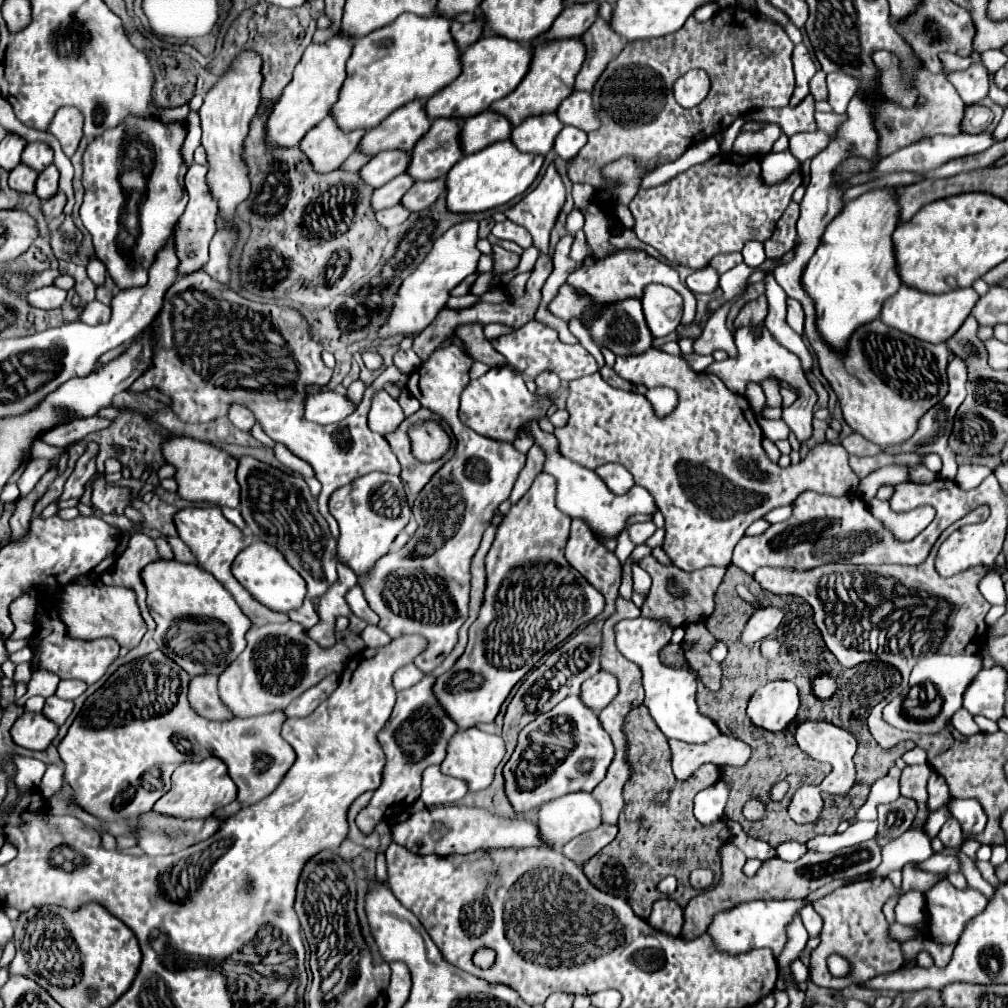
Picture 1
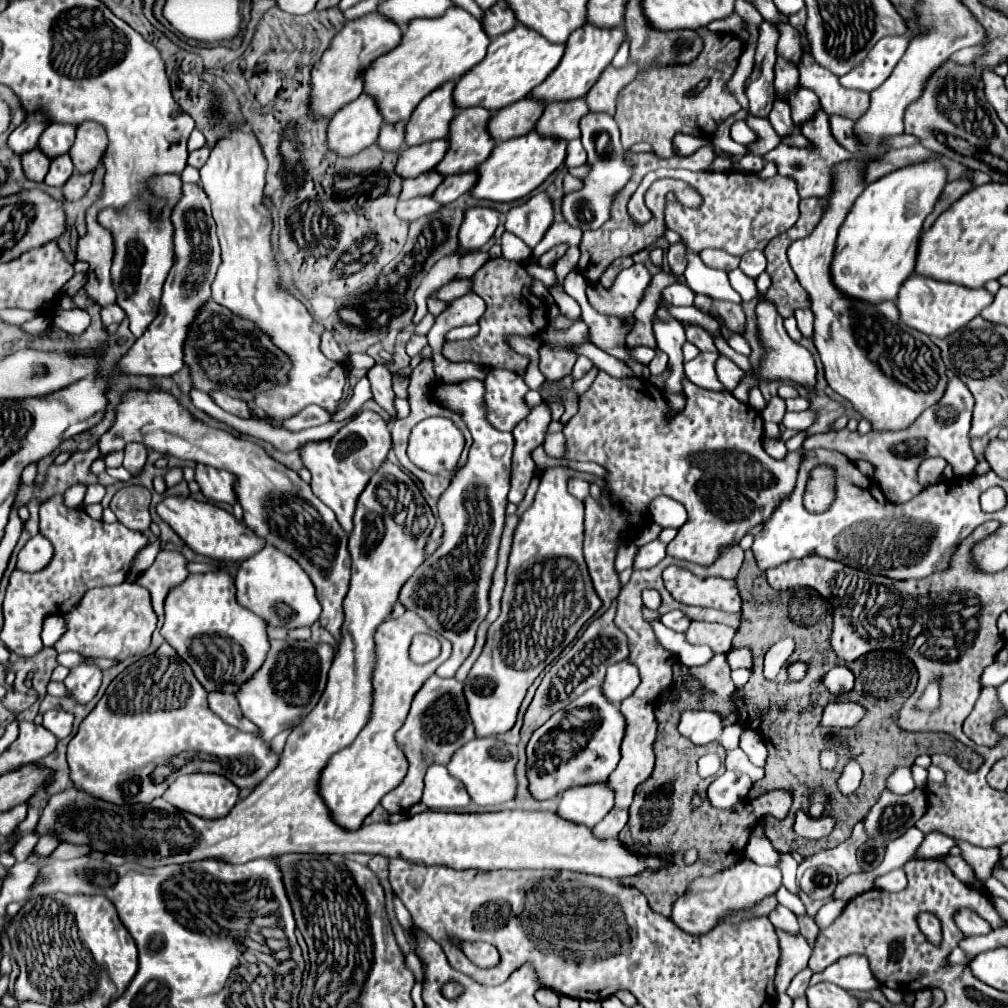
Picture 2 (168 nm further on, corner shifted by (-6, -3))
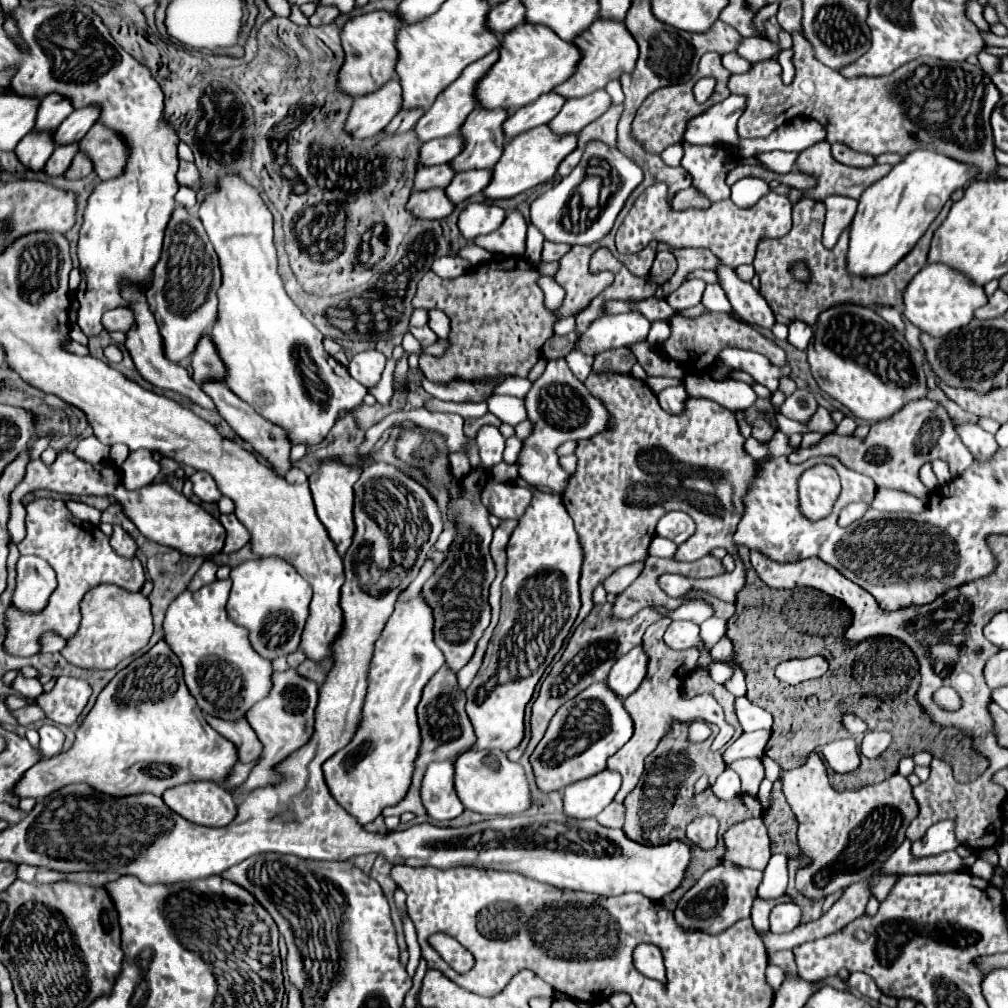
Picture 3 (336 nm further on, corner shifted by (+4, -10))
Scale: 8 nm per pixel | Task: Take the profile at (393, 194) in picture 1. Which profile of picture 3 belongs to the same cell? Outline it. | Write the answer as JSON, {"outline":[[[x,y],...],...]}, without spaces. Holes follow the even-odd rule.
{"outline":[[[448,164],[430,166],[430,168],[418,168],[414,176],[414,188],[412,192],[420,192],[426,188],[446,188],[454,176],[454,170]]]}

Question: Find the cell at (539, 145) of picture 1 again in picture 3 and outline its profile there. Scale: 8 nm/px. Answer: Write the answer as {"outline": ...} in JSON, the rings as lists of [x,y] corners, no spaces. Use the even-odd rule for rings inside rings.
{"outline":[[[596,90],[584,98],[566,100],[558,116],[548,122],[554,134],[578,134],[586,124],[596,120],[610,106],[610,96],[606,90]]]}

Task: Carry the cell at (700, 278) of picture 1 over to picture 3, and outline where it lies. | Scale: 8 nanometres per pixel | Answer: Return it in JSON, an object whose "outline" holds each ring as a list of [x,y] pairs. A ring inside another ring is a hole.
{"outline":[[[708,284],[702,296],[702,304],[712,312],[732,312],[730,300],[726,300],[726,292],[722,292],[720,284]]]}

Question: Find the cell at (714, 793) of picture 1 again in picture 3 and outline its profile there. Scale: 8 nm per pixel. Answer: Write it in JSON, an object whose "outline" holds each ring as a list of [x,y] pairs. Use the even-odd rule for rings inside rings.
{"outline":[[[724,770],[718,780],[714,782],[712,786],[712,794],[718,798],[718,800],[732,800],[740,794],[740,778],[736,772],[732,770]]]}

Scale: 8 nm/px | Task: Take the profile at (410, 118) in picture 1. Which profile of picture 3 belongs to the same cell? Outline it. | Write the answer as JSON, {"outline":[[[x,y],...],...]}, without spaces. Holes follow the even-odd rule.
{"outline":[[[498,50],[490,52],[482,60],[476,60],[474,64],[470,64],[470,68],[466,68],[466,72],[462,72],[462,76],[458,76],[458,80],[454,80],[454,84],[450,84],[450,88],[446,88],[446,92],[442,92],[442,96],[438,96],[438,100],[434,100],[432,108],[426,110],[414,126],[414,132],[416,132],[418,140],[426,142],[426,140],[446,138],[446,136],[458,134],[458,128],[462,126],[466,116],[476,108],[476,104],[474,104],[474,86],[476,86],[476,82],[490,70],[490,66],[496,60],[498,60]]]}

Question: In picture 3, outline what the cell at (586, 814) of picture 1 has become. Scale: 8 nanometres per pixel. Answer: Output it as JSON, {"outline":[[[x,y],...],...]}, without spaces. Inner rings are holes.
{"outline":[[[604,770],[564,788],[564,814],[586,820],[596,818],[620,790],[620,774]]]}

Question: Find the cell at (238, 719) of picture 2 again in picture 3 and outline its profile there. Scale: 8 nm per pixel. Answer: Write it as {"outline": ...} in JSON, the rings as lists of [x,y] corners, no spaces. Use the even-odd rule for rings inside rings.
{"outline":[[[206,716],[206,722],[238,748],[240,762],[252,762],[262,754],[262,744],[246,720],[218,720],[216,716]]]}

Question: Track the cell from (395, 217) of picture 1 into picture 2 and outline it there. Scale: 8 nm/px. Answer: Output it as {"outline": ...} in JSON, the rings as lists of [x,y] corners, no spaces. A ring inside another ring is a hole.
{"outline":[[[422,195],[422,197],[408,199],[408,201],[400,201],[396,213],[398,213],[404,221],[414,221],[414,219],[418,219],[418,217],[436,213],[440,207],[442,207],[442,205],[440,205],[438,201],[434,201],[432,195]]]}

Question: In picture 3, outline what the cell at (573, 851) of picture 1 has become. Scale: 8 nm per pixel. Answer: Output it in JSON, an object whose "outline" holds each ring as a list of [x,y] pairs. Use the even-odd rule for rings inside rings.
{"outline":[[[612,802],[608,804],[608,808],[604,808],[604,812],[596,820],[606,828],[620,828],[624,824],[624,806]]]}

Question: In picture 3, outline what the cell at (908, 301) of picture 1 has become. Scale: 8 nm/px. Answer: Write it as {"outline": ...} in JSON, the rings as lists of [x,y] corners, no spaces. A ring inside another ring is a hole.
{"outline":[[[928,264],[906,286],[902,314],[916,328],[920,328],[920,332],[926,332],[936,338],[966,326],[974,318],[974,310],[984,306],[986,302],[988,298],[982,286],[974,286],[970,280],[966,280],[966,276],[950,270],[944,264]]]}

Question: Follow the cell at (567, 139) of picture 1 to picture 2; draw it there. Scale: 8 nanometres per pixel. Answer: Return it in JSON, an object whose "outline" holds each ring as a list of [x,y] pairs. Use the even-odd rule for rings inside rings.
{"outline":[[[574,139],[568,143],[568,155],[566,155],[566,161],[564,165],[566,167],[580,167],[586,163],[586,151],[582,147],[582,141],[580,139]]]}

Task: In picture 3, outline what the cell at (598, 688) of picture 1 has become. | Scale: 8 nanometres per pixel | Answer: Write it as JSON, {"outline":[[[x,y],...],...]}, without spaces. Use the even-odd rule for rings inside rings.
{"outline":[[[636,646],[630,654],[616,660],[612,666],[606,686],[620,698],[630,696],[646,676],[646,654],[640,646]]]}

